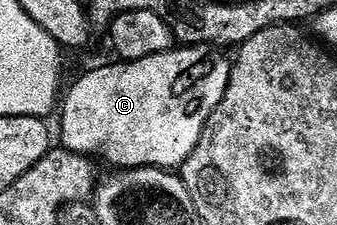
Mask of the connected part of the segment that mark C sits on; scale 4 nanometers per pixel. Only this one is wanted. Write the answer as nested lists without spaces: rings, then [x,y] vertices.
[[[203,46],[175,47],[163,54],[141,58],[137,62],[121,61],[99,67],[85,74],[61,103],[62,148],[77,155],[103,157],[114,168],[180,168],[198,144],[206,121],[218,107],[230,81],[232,64],[220,48]]]

